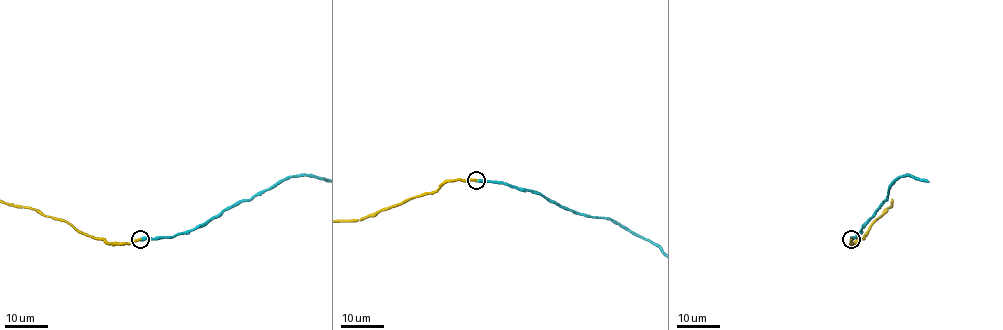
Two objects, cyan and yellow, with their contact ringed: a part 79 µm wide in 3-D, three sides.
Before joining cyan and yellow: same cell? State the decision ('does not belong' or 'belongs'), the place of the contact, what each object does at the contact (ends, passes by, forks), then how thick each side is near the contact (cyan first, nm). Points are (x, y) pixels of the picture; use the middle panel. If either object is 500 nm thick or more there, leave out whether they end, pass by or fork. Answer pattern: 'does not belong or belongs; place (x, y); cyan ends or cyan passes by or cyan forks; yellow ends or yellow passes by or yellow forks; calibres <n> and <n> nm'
belongs; place (476, 180); cyan ends; yellow ends; calibres 360 and 240 nm

